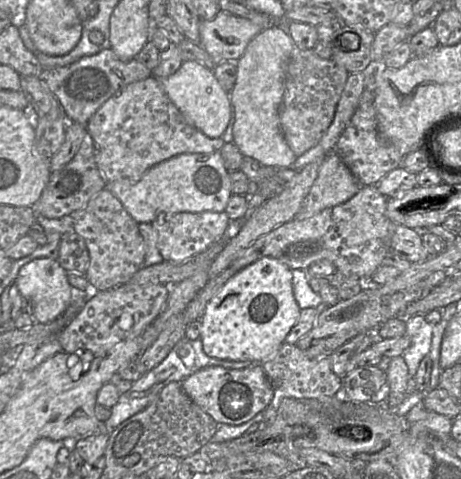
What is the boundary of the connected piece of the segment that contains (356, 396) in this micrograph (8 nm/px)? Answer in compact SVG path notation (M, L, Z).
M355 367L342 379L342 387L335 397L346 402L369 402L385 383L386 371L379 367Z

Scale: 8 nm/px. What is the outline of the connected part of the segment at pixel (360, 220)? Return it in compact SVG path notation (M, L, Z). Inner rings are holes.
M375 185L361 186L347 202L324 209L304 220L294 218L259 237L230 266L239 267L241 270L263 257L273 257L291 270L306 270L312 263L327 259L334 264L336 270L346 275L356 275L364 281L370 280L388 251L390 220L386 215L387 201L388 198L382 195Z

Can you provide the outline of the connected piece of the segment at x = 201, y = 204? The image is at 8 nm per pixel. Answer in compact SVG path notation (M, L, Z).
M220 151L174 156L151 167L138 182L120 179L107 182L107 189L120 200L125 210L137 223L152 223L162 212L223 212L227 207L230 197L233 195L230 172L225 168Z

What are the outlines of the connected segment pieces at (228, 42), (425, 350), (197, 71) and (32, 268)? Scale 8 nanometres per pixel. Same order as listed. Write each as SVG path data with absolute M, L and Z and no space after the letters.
M220 10L212 20L201 20L199 45L209 54L214 65L223 61L237 61L246 46L263 28L250 20Z
M413 315L405 319L405 335L410 339L409 347L403 352L402 357L408 366L408 371L413 377L420 361L429 353L433 326L426 321L424 315Z
M186 61L174 74L156 79L188 124L210 138L220 138L224 135L233 108L229 92L221 87L212 69L194 61Z
M36 258L19 270L14 282L28 303L28 310L35 322L49 323L61 316L73 303L73 287L68 282L68 272L51 258Z

